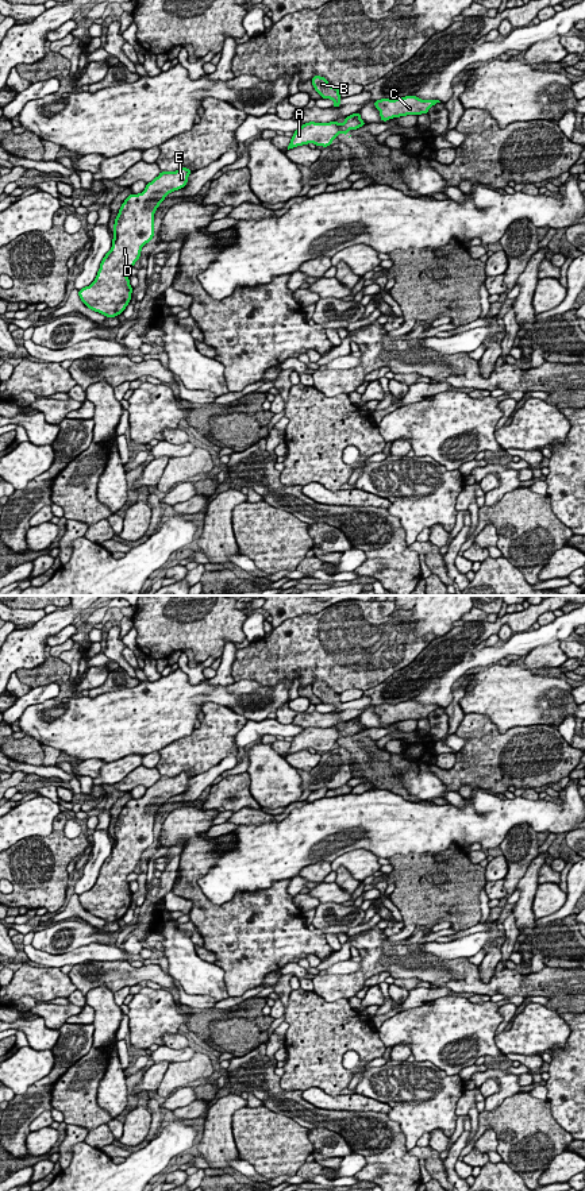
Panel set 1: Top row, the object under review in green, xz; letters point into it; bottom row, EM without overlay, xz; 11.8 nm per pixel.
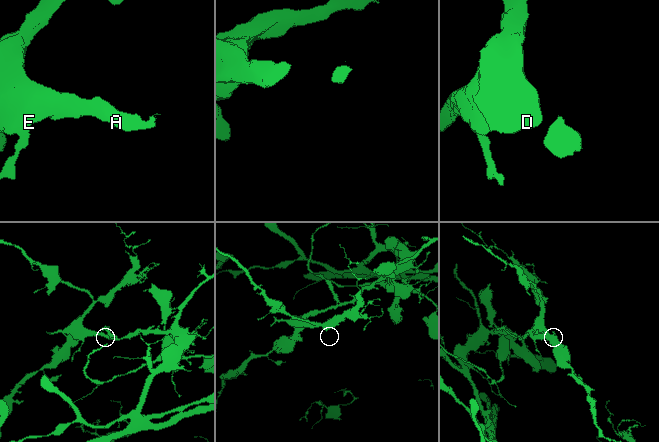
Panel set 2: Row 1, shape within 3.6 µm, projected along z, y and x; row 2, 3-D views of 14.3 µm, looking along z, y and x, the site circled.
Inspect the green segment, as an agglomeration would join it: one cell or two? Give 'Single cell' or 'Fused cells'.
Fused cells

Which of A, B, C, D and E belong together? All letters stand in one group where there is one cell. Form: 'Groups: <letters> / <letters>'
Groups: A C D E / B

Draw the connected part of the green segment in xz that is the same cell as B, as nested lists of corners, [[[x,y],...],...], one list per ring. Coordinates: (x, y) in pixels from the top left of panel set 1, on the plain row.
[[[313,681],[312,683],[313,694],[322,701],[322,704],[330,704],[334,706],[334,713],[340,712],[339,693],[331,691],[326,682]]]

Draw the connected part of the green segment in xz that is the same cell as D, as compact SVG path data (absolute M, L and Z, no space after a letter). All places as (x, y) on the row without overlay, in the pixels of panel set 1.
M188 772L161 776L142 798L131 798L122 809L113 829L112 852L100 868L95 886L78 895L80 905L107 922L123 918L132 893L127 875L134 872L142 852L154 843L154 818L165 802L188 789Z

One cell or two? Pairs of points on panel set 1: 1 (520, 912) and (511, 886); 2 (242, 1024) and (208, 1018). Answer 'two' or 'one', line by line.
1: two
2: one

